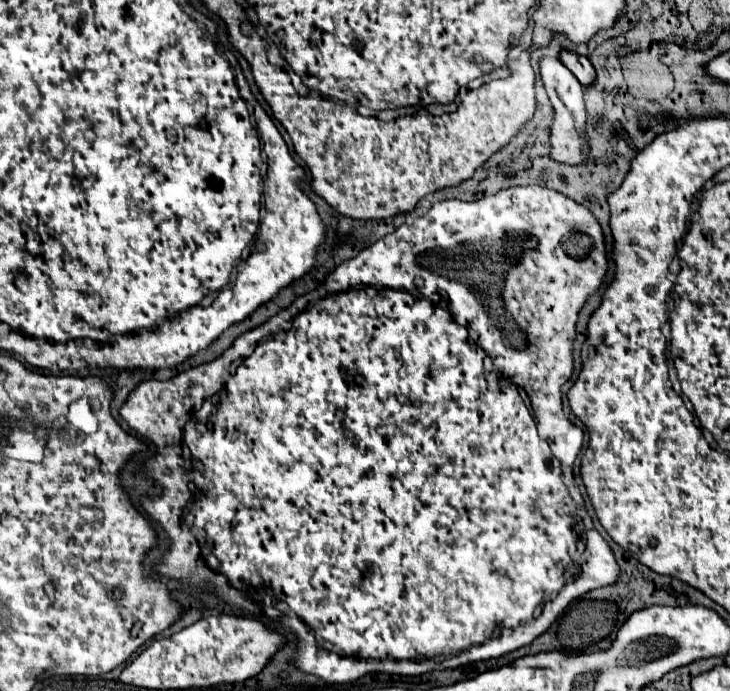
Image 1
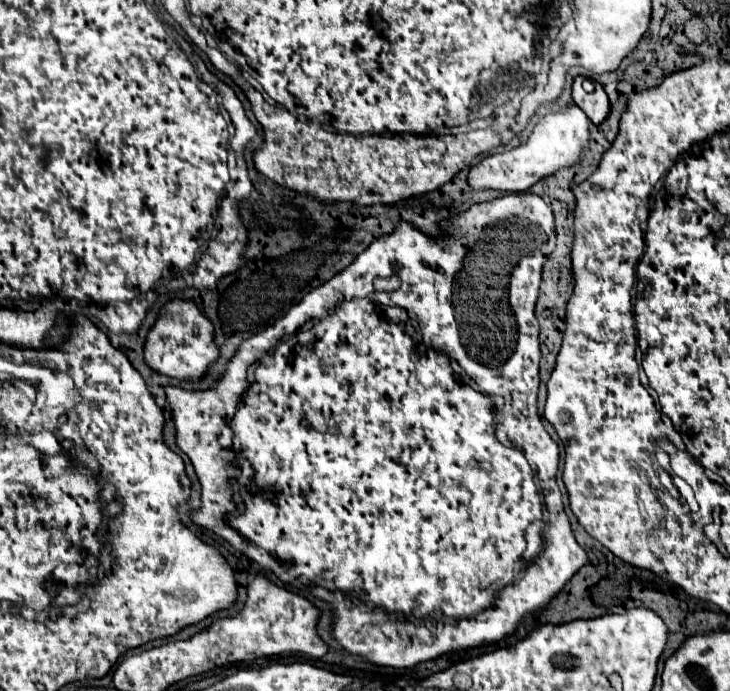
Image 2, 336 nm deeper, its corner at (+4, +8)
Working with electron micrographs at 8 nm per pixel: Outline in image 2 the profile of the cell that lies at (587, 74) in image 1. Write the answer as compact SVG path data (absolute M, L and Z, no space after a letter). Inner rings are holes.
M582 77L574 79L574 87L572 87L572 97L574 103L586 113L586 117L598 125L606 119L606 115L610 113L610 103L608 103L608 95L604 93L600 83L594 83L594 91L586 93L582 89Z

